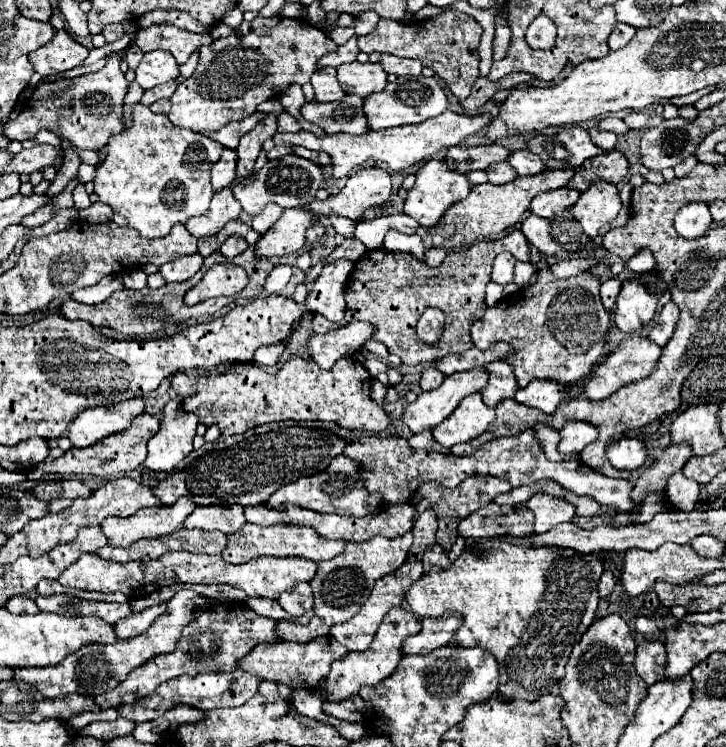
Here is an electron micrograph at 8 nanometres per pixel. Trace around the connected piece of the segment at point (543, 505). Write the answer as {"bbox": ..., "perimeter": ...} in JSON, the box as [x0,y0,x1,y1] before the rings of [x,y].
{"bbox":[525,495,575,533],"perimeter":[[[533,495],[525,503],[535,513],[535,533],[547,533],[559,523],[567,523],[575,515],[575,507],[553,495]]]}

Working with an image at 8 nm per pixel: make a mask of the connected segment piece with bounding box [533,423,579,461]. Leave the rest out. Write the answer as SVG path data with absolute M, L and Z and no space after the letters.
M537 423L533 427L533 431L535 431L535 437L537 437L537 441L539 441L539 445L541 445L541 449L543 449L545 457L549 461L563 461L563 459L575 459L575 461L579 461L577 453L575 455L561 455L557 451L557 445L559 445L561 437L559 437L559 431L555 431L553 427L549 427L545 423Z

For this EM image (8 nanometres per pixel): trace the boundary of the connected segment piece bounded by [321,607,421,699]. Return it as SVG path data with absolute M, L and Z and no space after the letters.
M397 607L395 611L385 615L369 651L349 653L345 659L339 659L337 663L333 663L331 673L325 681L325 687L321 689L323 699L345 699L345 697L357 693L361 685L377 685L381 679L389 677L389 673L393 673L397 669L397 665L403 657L405 639L411 635L417 635L419 631L421 631L421 621L417 619L415 613L411 613L403 607Z

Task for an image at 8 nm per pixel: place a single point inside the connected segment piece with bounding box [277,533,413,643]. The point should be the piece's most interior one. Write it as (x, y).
(340, 586)

